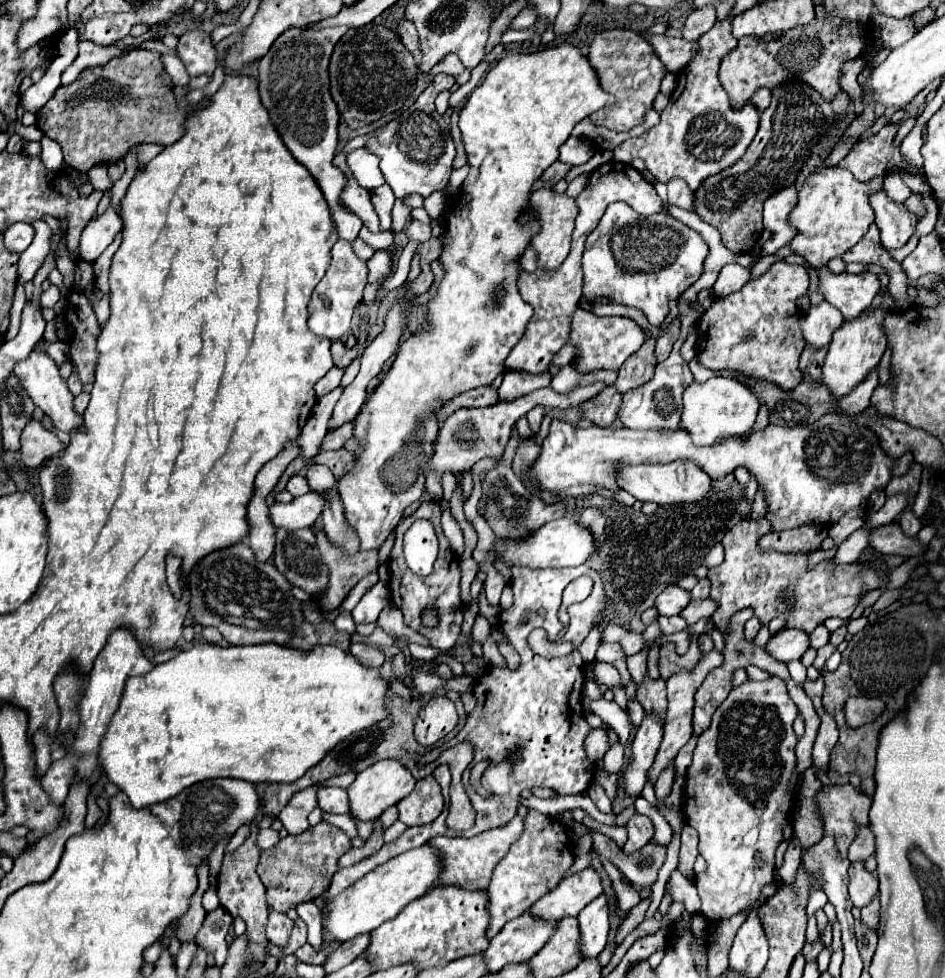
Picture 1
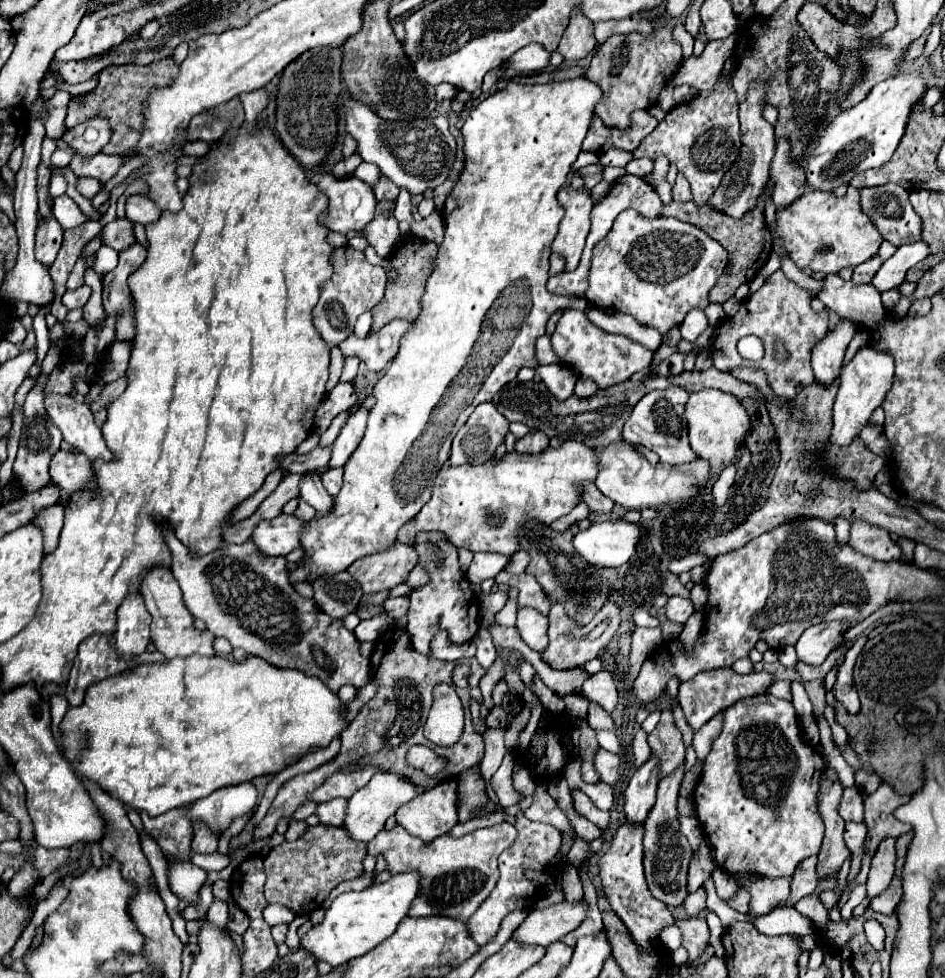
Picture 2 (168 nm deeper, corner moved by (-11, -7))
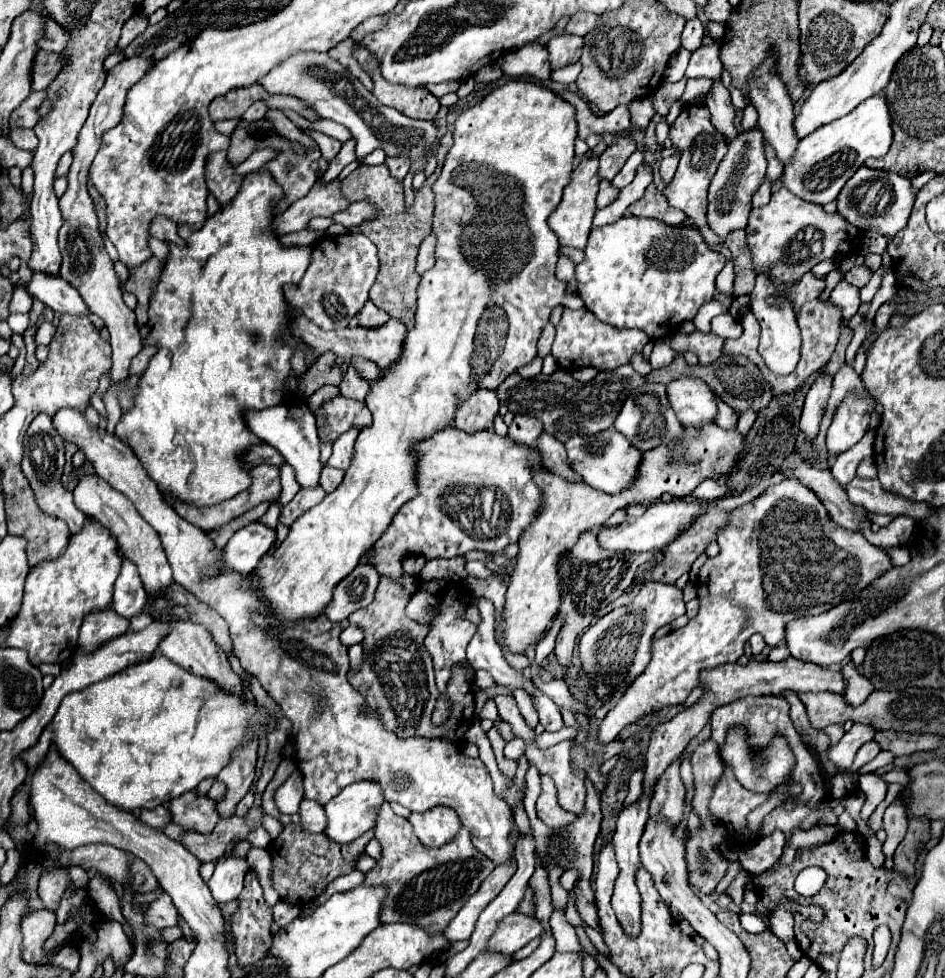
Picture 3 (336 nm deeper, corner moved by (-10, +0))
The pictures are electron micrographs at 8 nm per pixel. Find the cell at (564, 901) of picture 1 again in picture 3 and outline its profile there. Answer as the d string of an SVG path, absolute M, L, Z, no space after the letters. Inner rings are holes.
M514 912L498 924L494 936L488 942L488 950L502 952L502 954L514 954L516 950L526 946L532 938L540 936L542 930L544 928L538 916L526 916L526 914Z

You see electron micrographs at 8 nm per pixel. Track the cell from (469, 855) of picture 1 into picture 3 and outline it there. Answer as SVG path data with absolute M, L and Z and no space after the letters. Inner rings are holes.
M384 801L378 822L374 828L374 838L382 846L382 858L366 874L366 886L386 884L388 898L382 912L382 922L410 922L418 924L430 932L444 930L458 910L468 902L468 898L480 888L486 876L494 870L494 862L488 862L484 854L472 848L472 838L464 826L458 830L456 838L440 848L428 848L418 842L412 834L412 826L406 818L396 816L390 804Z

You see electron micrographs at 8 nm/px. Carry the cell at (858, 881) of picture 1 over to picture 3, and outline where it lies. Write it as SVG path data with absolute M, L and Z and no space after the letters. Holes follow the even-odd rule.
M894 802L886 808L884 812L884 830L886 830L886 840L882 846L882 852L886 856L886 860L892 858L896 846L902 842L904 834L908 828L908 816L906 816L906 808L900 802Z

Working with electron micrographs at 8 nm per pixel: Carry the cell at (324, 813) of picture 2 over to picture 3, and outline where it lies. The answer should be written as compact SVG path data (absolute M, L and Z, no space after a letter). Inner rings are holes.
M302 800L300 802L300 816L302 816L302 828L308 832L324 832L324 824L326 824L326 814L324 814L324 806L320 802L312 802L312 800Z

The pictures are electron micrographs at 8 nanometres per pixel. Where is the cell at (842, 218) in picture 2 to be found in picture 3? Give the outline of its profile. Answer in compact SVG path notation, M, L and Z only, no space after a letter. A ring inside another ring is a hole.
M784 188L772 192L772 200L766 206L752 208L746 232L754 270L768 272L780 294L784 294L786 284L802 278L814 264L826 258L840 258L842 252L850 254L852 242L858 236L858 230L844 222L842 214L828 214L820 204L802 202L802 198Z

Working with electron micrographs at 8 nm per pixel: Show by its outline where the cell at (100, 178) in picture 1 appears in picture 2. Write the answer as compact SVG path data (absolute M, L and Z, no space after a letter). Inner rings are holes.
M133 195L127 199L127 217L133 223L149 225L161 217L161 211L157 209L157 205L153 205L153 201L145 201L143 197Z

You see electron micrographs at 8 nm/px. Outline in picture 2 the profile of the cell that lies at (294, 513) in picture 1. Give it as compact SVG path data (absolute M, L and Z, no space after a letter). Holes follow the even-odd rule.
M281 513L273 521L261 521L253 529L251 541L263 557L285 557L301 547L299 537L303 529L305 523L299 523L293 515Z

